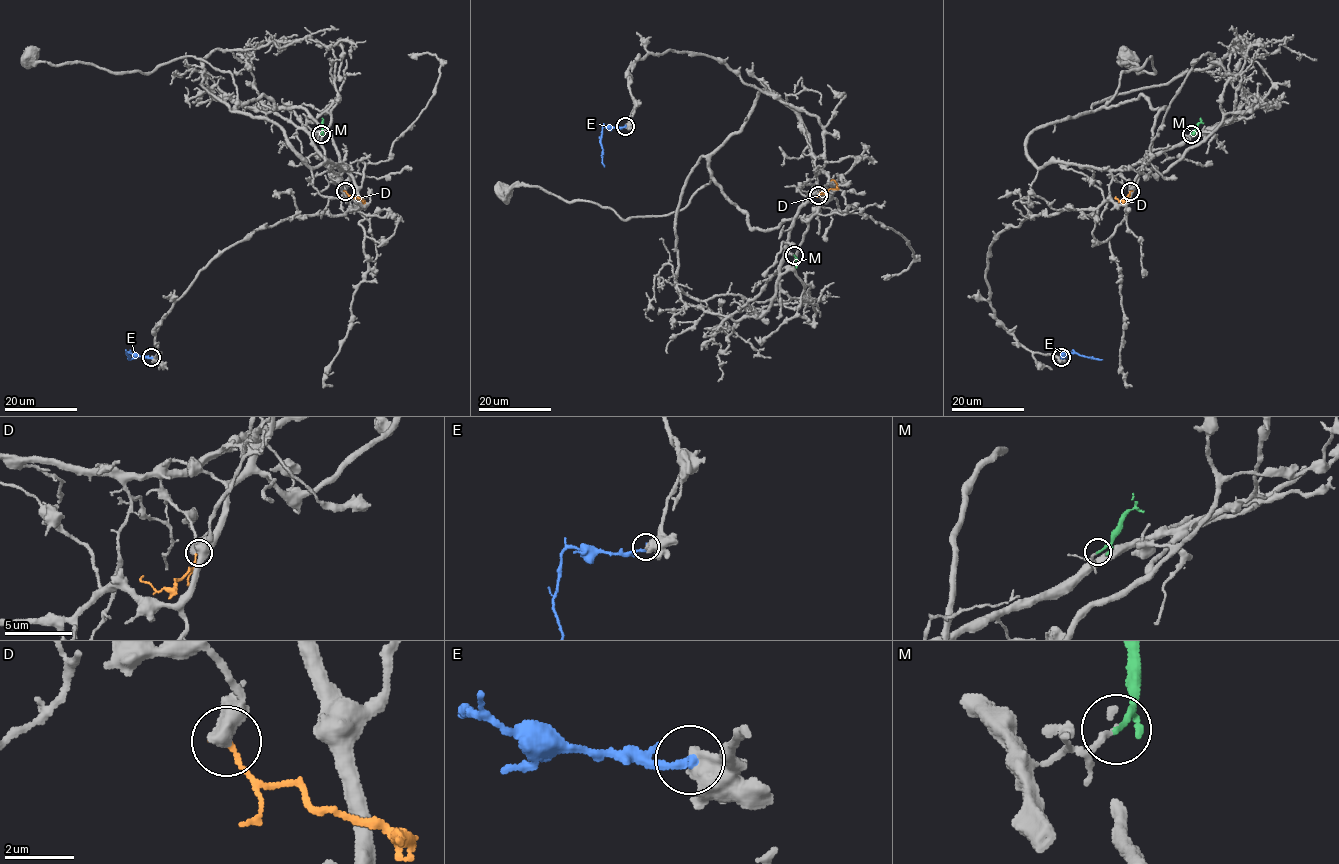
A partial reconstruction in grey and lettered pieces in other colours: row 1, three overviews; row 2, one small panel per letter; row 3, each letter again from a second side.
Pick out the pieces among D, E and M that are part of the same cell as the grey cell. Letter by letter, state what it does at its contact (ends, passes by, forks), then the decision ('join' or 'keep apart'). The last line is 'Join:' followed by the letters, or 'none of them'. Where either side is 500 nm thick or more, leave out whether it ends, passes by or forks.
D: keep apart
E: keep apart
M: it ends there; join
Join: M

